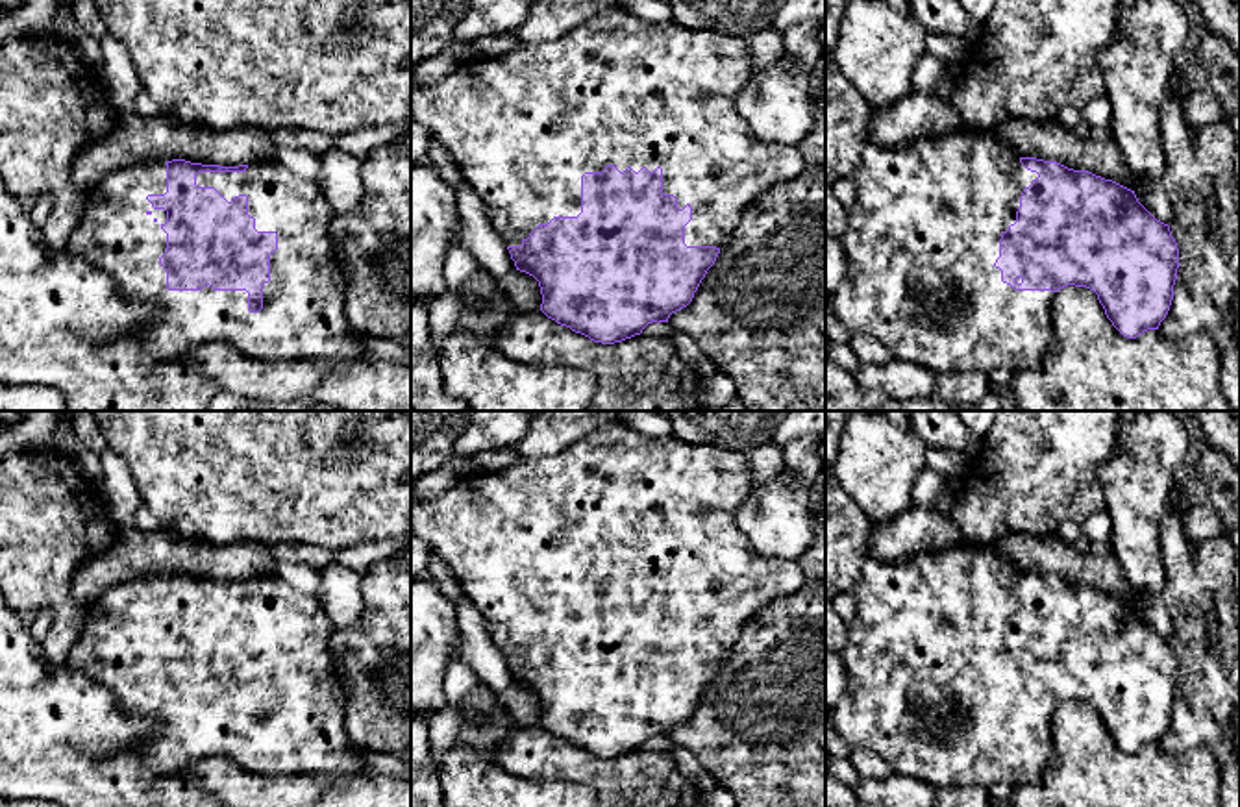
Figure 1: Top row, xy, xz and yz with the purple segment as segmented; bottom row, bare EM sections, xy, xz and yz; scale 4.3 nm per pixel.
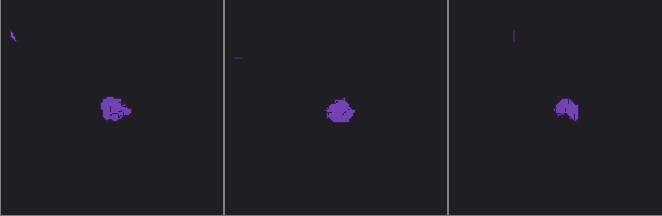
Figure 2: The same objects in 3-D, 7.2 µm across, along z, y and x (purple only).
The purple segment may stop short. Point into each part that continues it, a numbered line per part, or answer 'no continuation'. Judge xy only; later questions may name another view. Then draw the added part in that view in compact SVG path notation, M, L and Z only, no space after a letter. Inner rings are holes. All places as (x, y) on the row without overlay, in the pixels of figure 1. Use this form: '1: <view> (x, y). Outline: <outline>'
1: xy (302, 732). Outline: M150 574L144 577L126 579L107 589L98 600L83 607L83 629L67 659L67 664L104 685L115 696L122 711L155 720L159 724L159 731L148 742L137 744L135 750L124 750L104 757L98 764L100 774L118 790L128 794L137 792L157 779L183 774L200 759L211 755L222 755L259 774L363 774L363 757L366 751L357 750L344 731L346 694L329 652L329 637L335 627L316 596L300 592L276 574L270 574L252 577L244 587L198 587L196 600L215 602L228 616L239 609L246 609L248 629L255 633L255 644L278 648L278 664L270 670L270 696L263 700L263 724L259 727L248 726L246 705L213 705L209 700L202 705L167 703L167 685L159 679L159 672L167 666L167 648L161 644L167 637L167 626L154 624L146 615L148 609L167 607L167 576Z

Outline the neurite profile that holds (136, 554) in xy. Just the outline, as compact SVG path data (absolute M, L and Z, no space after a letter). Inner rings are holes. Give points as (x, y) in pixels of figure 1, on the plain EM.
M120 529L115 544L83 561L72 574L70 592L81 607L107 589L150 574L185 574L202 579L239 581L270 576L276 568L270 544L194 540L167 529Z

